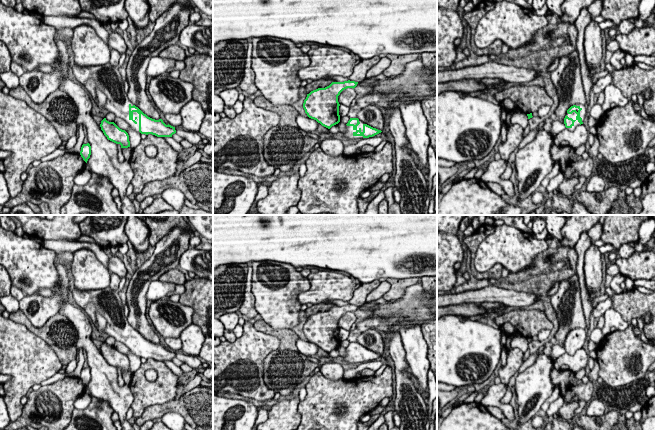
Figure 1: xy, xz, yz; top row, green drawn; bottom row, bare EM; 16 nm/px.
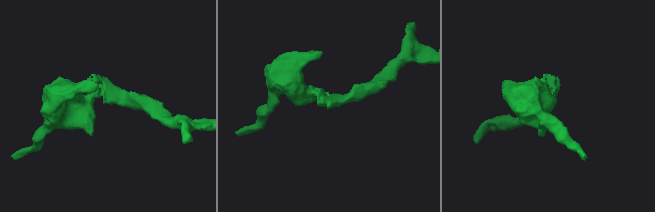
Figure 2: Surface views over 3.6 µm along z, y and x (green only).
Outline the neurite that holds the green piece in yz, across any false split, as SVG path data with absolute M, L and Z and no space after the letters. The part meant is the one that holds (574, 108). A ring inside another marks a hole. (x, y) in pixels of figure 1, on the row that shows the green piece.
M575 104L571 106L564 118L564 124L567 130L574 131L578 125L583 124L587 112L587 106Z

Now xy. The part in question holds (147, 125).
M71 39L64 41L68 46L69 64L76 79L94 100L96 100L97 89L107 96L103 109L125 120L131 129L141 134L172 137L176 133L175 127L166 125L162 119L155 120L148 117L129 101L118 67L112 66L110 63L99 66L78 66L74 62Z

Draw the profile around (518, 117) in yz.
M514 111L511 119L510 119L510 123L511 124L519 124L523 129L525 129L528 125L528 116L527 114L521 112L521 111Z

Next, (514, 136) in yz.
M502 106L502 120L509 128L507 130L506 141L501 142L498 148L501 159L508 161L511 153L518 148L523 140L524 129L519 124L511 124L510 119L515 110Z

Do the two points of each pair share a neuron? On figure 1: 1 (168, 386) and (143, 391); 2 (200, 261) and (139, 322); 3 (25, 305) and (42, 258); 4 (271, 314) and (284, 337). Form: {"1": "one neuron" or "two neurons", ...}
{"1": "one neuron", "2": "two neurons", "3": "two neurons", "4": "two neurons"}

